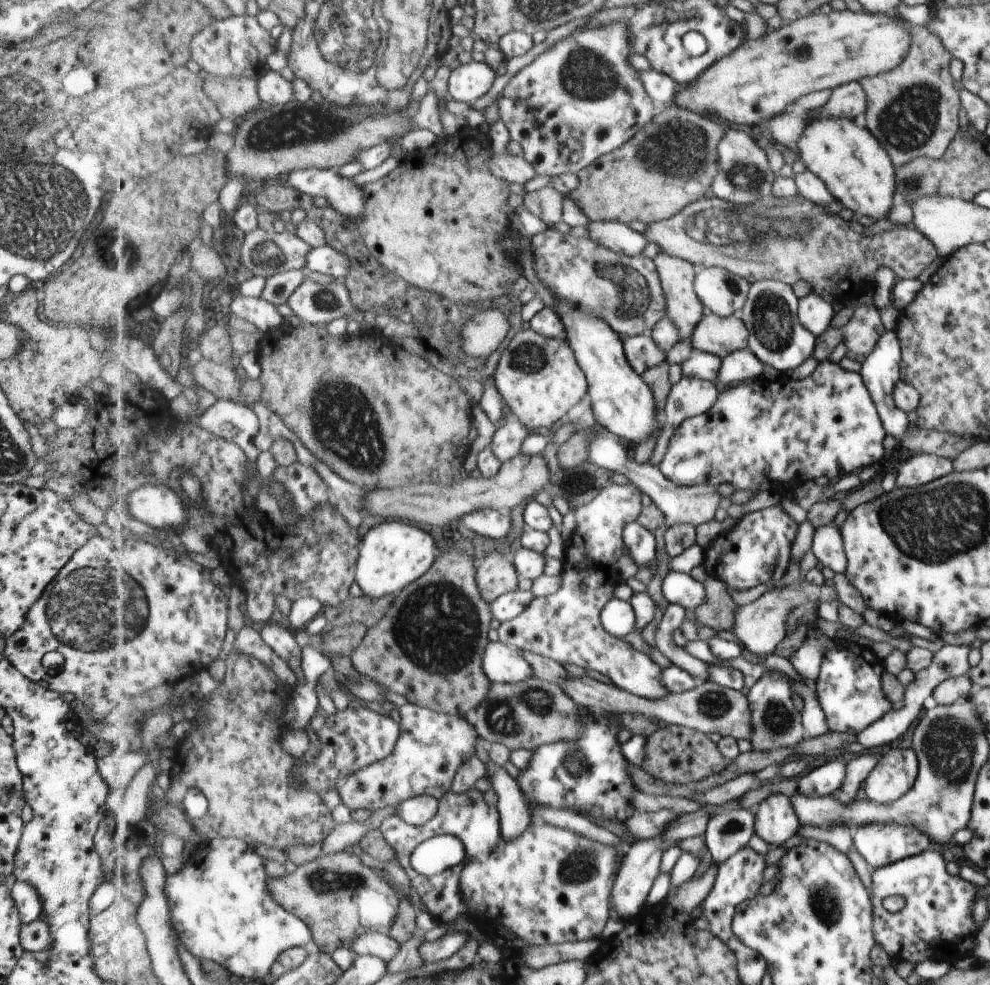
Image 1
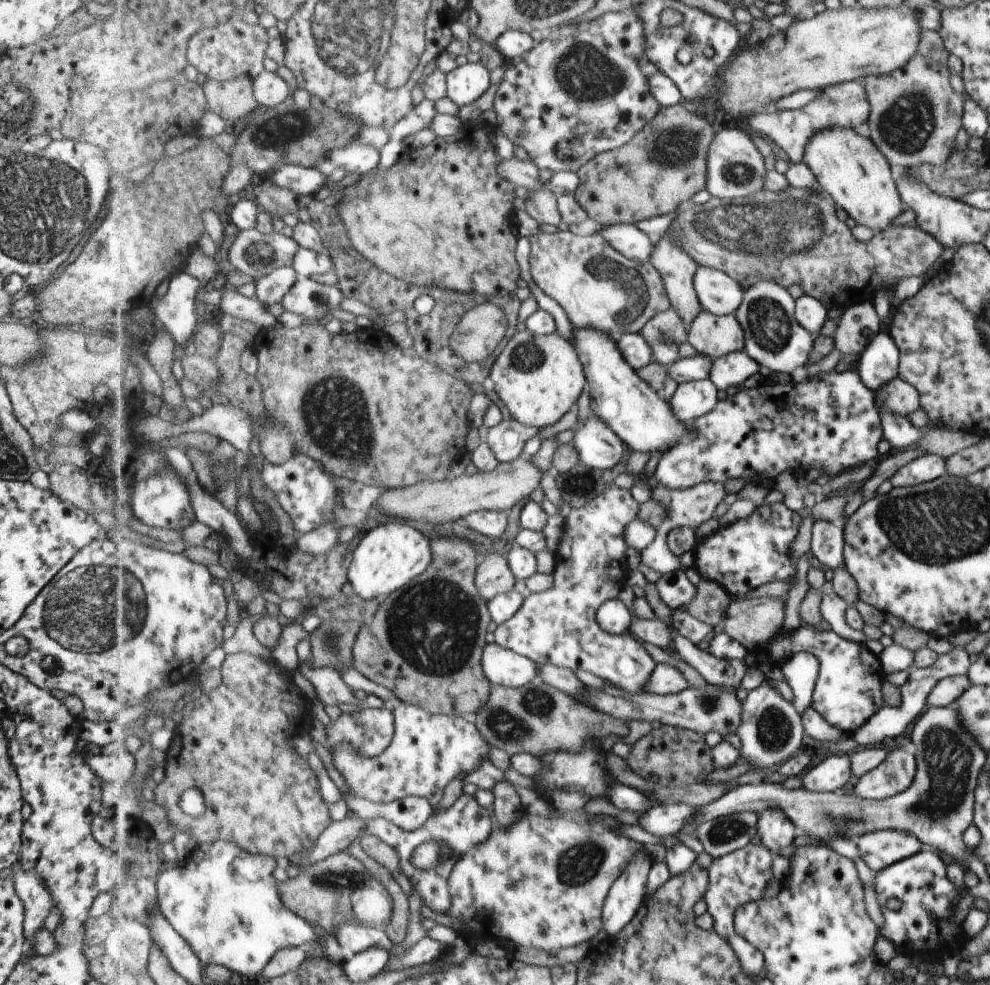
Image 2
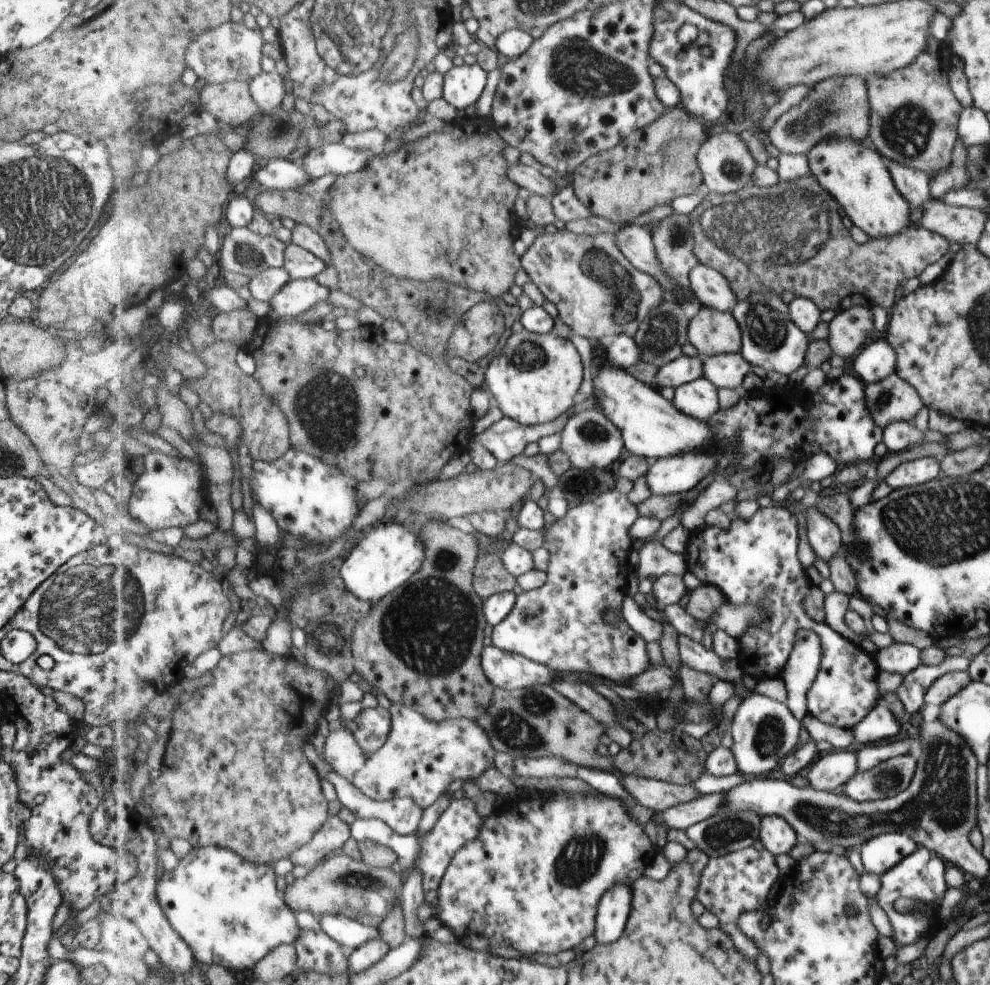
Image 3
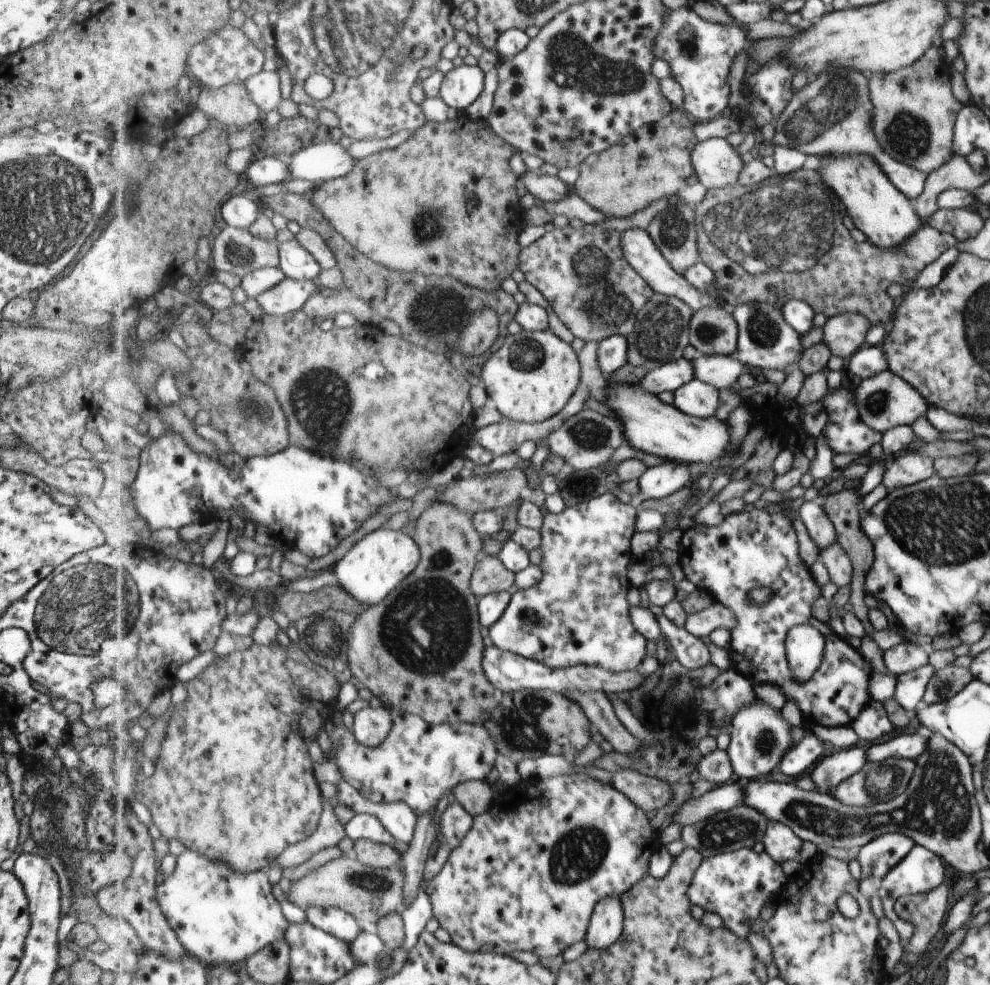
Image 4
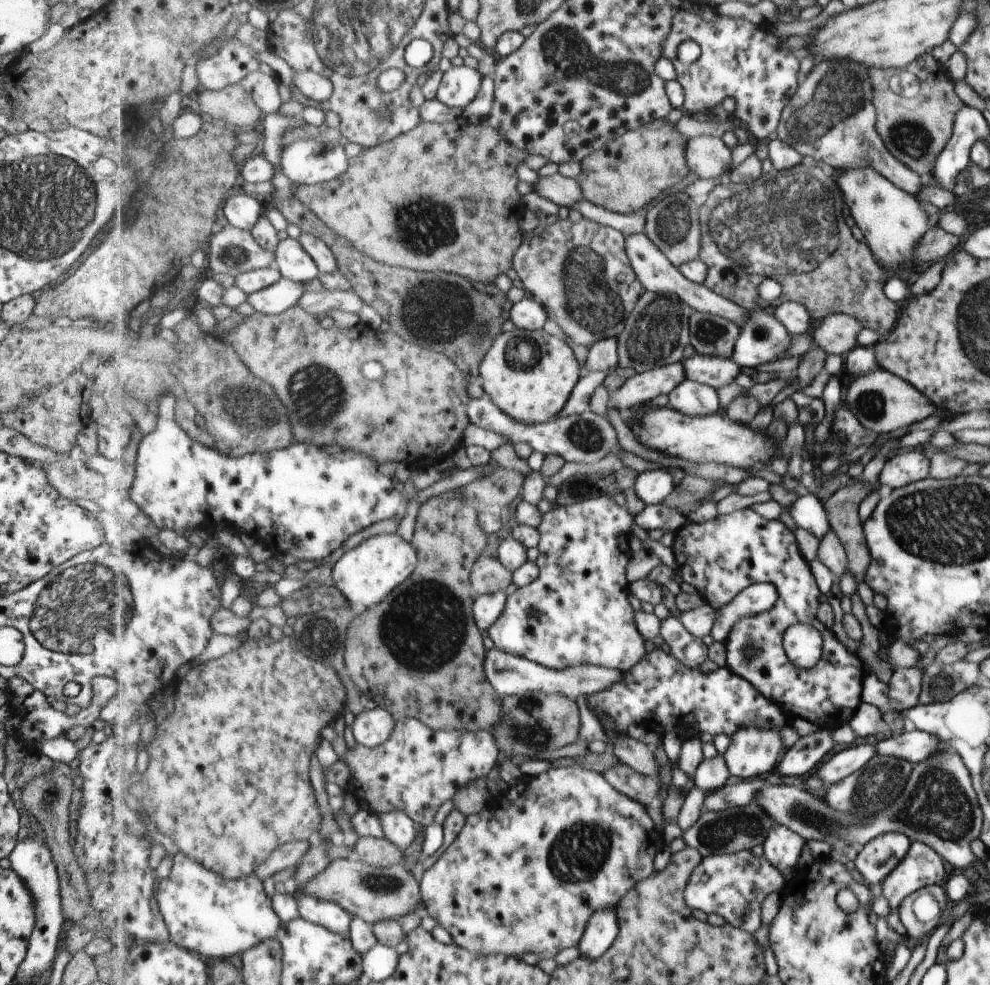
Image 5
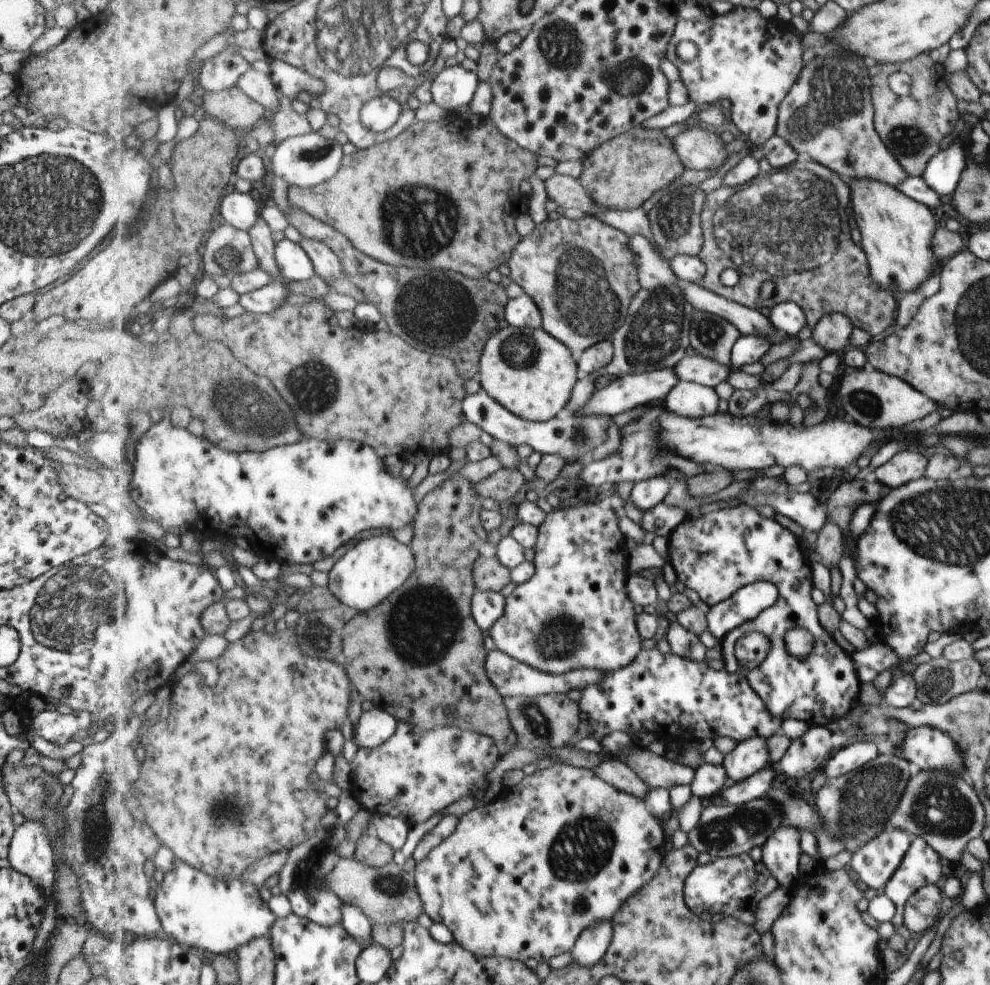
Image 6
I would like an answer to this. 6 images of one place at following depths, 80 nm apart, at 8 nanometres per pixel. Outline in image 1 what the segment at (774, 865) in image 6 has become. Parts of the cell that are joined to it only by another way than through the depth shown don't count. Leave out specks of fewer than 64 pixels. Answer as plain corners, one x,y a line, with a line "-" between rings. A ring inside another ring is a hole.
772,794
755,808
756,835
770,848
781,846
798,832
800,824
791,808
791,802
783,794

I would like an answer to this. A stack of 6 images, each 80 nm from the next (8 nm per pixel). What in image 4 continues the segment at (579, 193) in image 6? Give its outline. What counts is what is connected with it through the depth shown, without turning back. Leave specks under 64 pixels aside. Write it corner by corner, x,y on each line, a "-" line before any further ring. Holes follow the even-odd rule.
526,170
520,181
528,192
539,201
557,201
570,193
569,185
559,175
544,175

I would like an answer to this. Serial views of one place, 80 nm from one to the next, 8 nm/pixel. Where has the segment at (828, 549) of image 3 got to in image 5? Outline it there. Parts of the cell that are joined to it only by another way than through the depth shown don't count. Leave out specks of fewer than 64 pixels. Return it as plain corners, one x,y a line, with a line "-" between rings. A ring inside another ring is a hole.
811,492
807,496
797,498
793,504
787,504
787,506
795,526
807,530
818,540
830,531
824,505

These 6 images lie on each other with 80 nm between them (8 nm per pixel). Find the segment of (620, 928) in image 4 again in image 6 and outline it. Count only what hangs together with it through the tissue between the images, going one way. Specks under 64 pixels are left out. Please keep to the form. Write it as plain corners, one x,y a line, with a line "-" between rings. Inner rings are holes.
602,920
586,928
571,952
572,962
587,968
597,964
609,950
613,937
612,920

